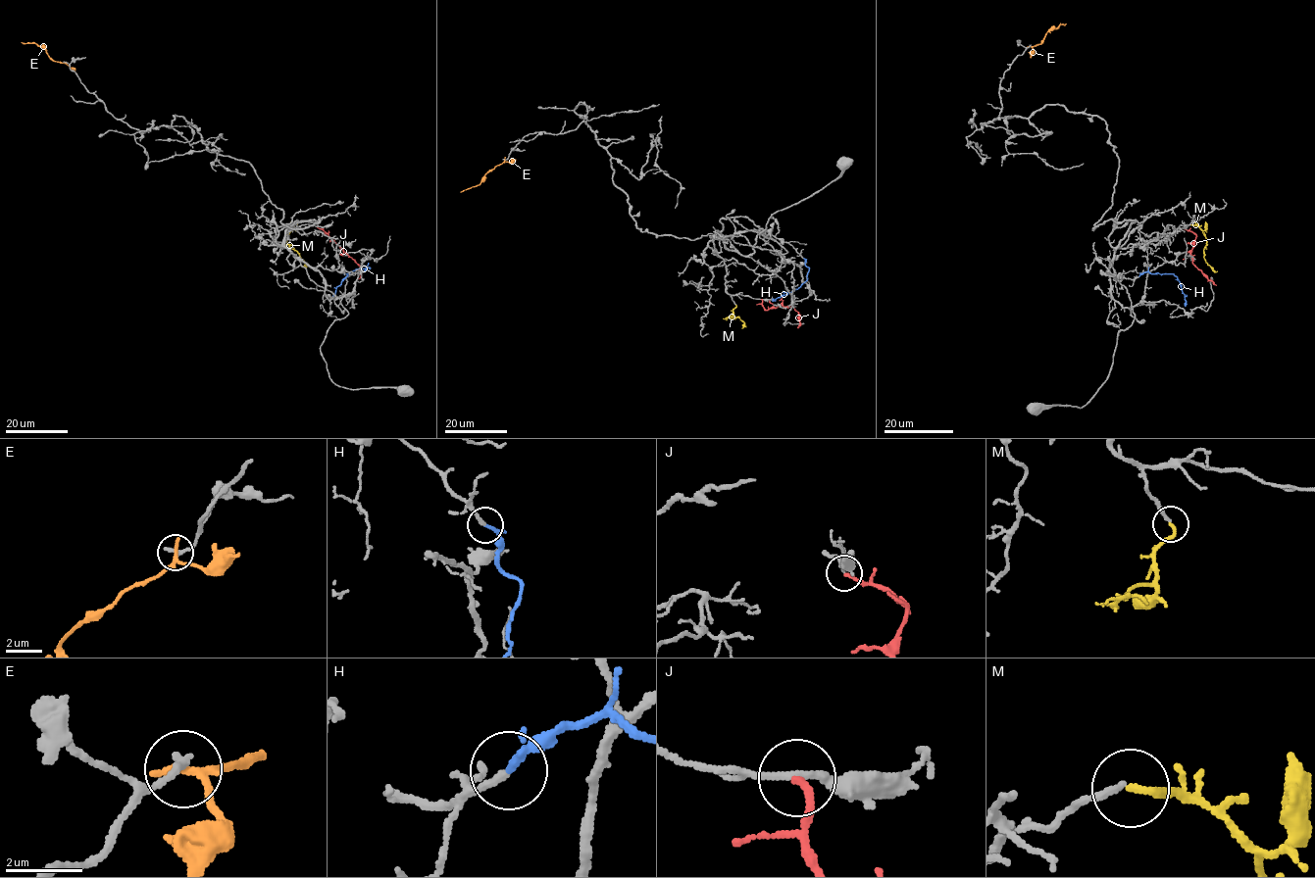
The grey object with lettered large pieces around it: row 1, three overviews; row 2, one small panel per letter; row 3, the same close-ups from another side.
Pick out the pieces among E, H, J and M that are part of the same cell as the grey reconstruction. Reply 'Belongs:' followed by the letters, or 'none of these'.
Belongs: H, M

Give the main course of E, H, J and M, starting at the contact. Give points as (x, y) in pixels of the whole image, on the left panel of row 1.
E: (66, 63), (54, 61), (44, 48), (34, 43), (22, 42)
H: (364, 271), (367, 267), (370, 268), (351, 271), (336, 287), (333, 298)
J: (322, 228), (360, 266), (358, 279)
M: (297, 224), (287, 236), (287, 243), (305, 263), (302, 267)

